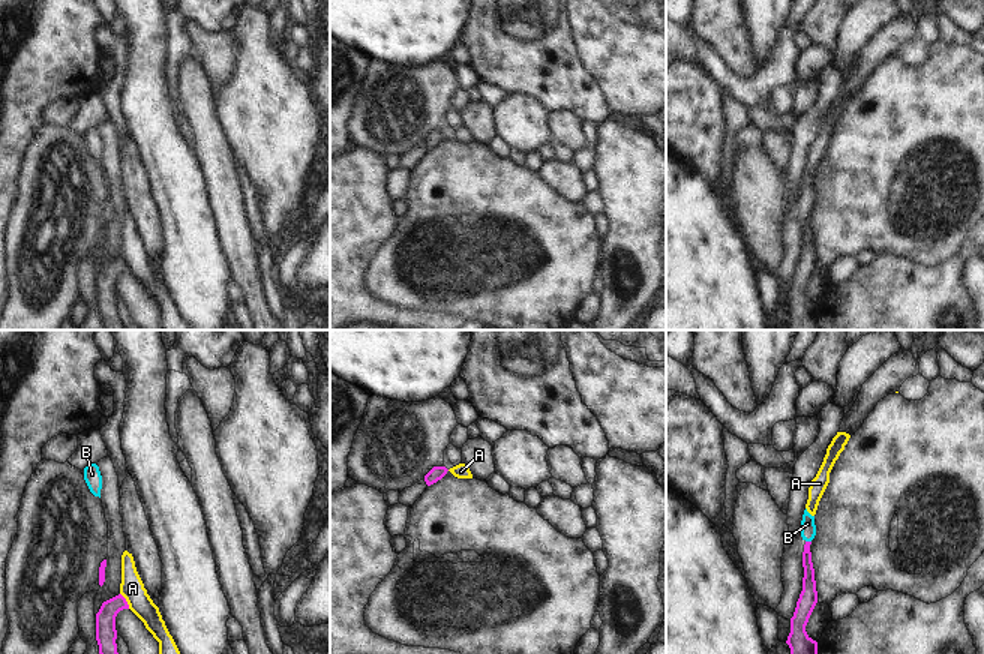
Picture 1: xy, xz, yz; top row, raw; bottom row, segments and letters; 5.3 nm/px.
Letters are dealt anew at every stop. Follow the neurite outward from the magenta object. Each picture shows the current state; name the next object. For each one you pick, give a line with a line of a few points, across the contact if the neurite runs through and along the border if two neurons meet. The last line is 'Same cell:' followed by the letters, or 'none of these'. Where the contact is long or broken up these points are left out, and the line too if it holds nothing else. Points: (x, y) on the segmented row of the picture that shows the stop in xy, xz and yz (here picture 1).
Same cell: none of these

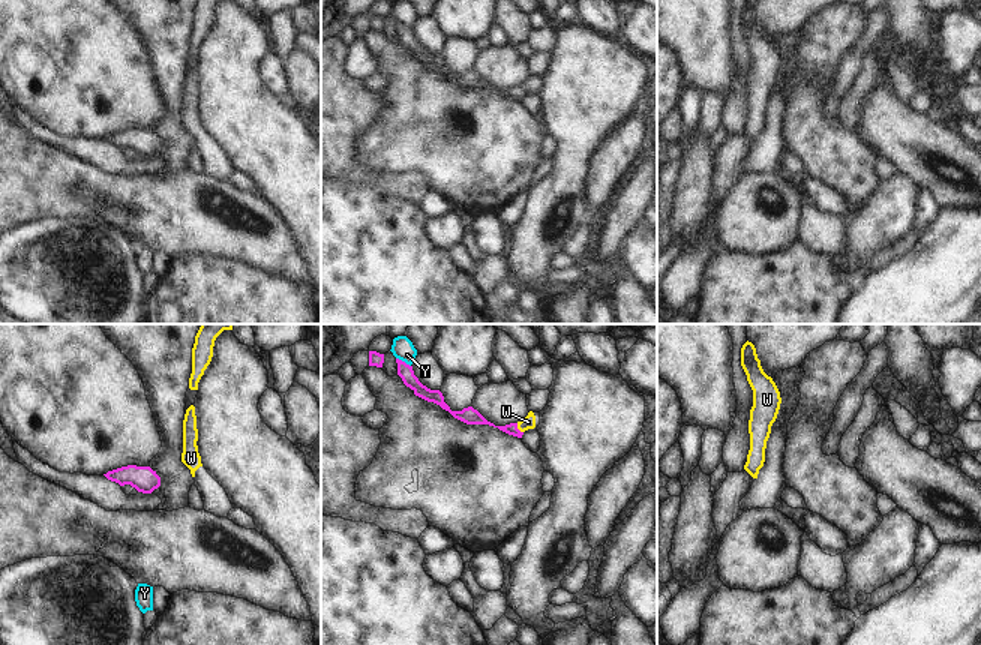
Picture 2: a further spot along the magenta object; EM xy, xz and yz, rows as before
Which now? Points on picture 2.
W: line xz (471, 416), (500, 428), (516, 428), (528, 422)
Same cell: W

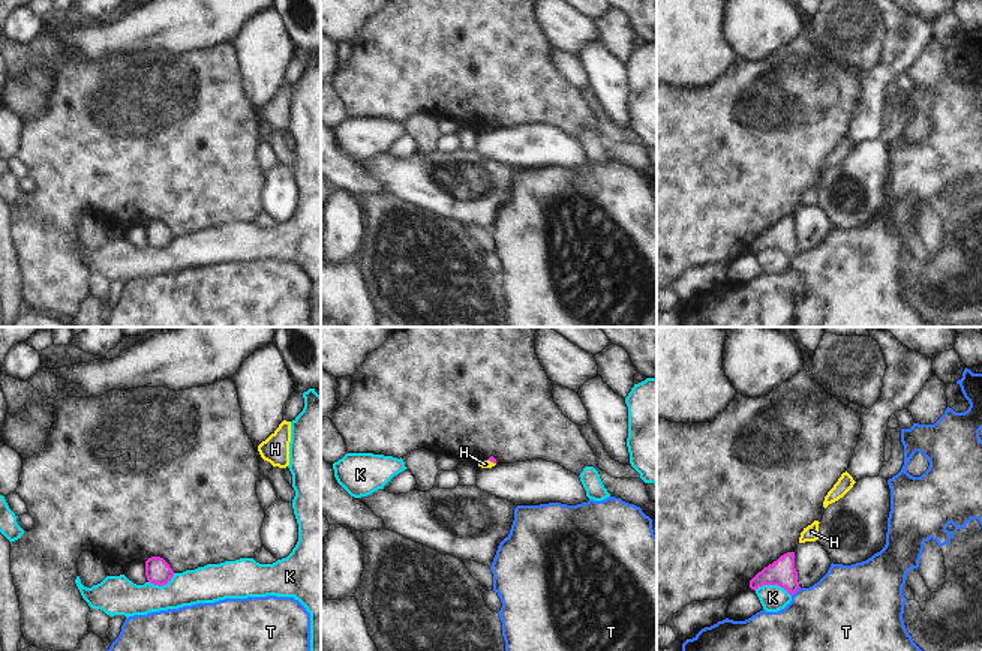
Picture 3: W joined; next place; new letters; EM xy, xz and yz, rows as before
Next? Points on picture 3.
Same cell: none of these

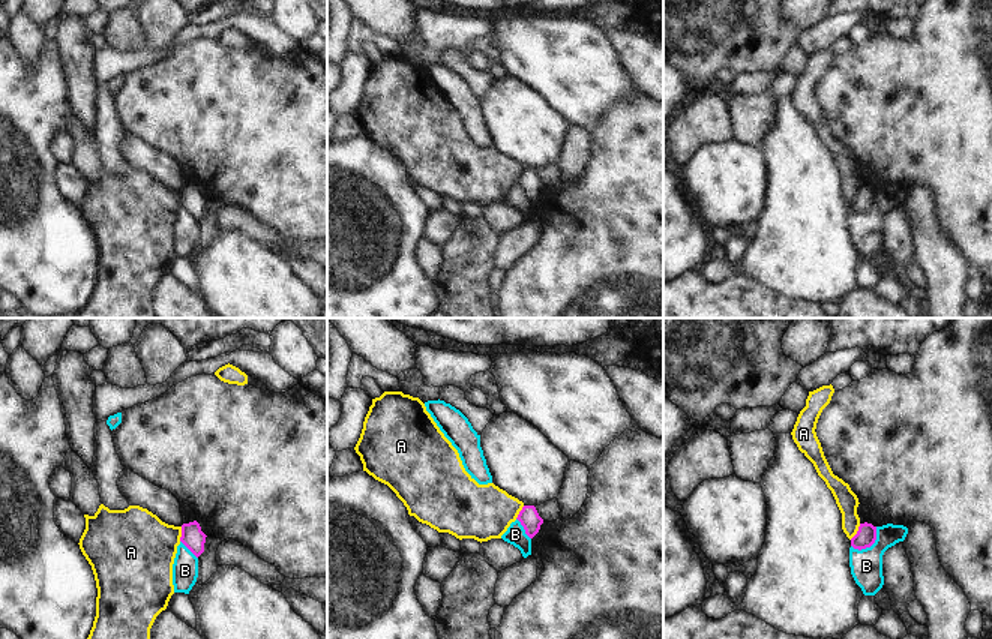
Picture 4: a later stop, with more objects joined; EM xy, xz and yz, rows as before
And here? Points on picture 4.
Same cell: none of these

